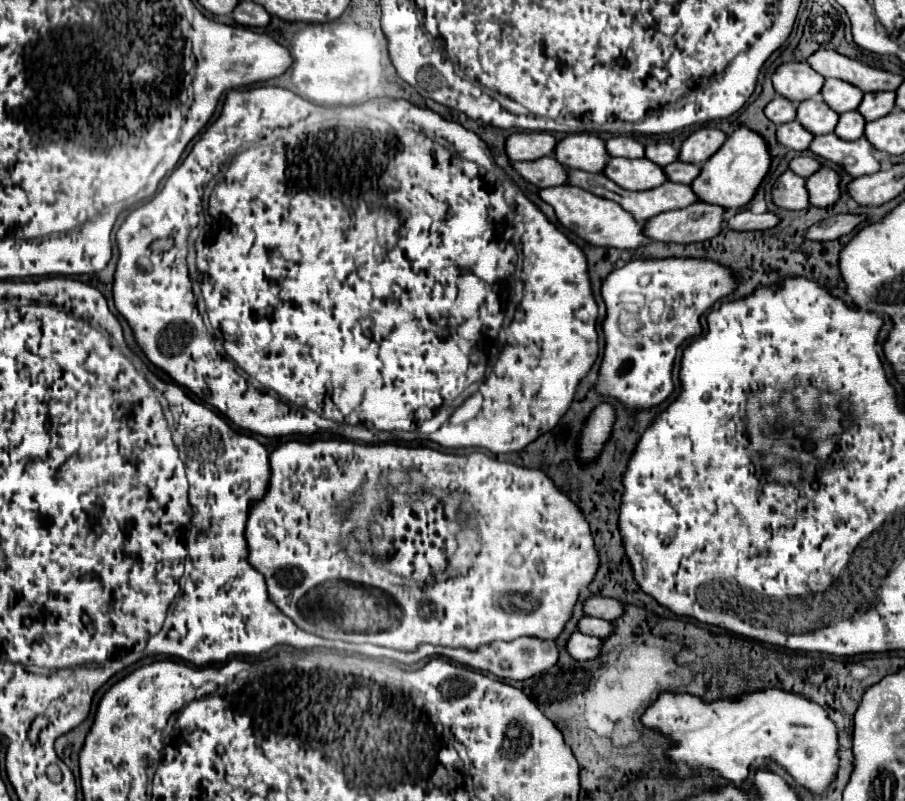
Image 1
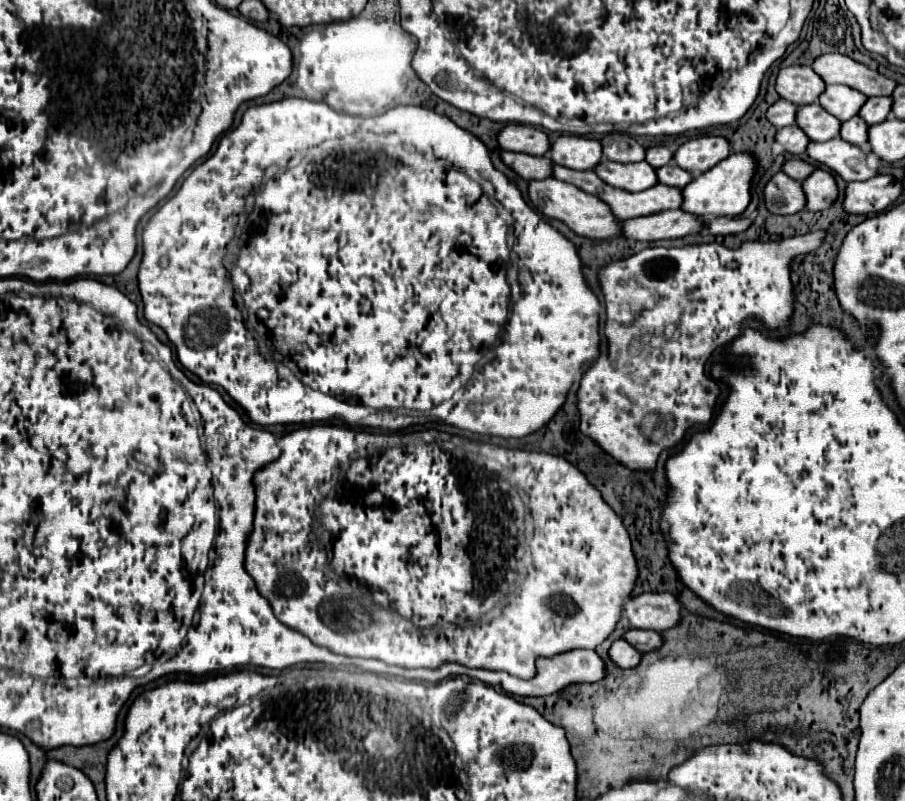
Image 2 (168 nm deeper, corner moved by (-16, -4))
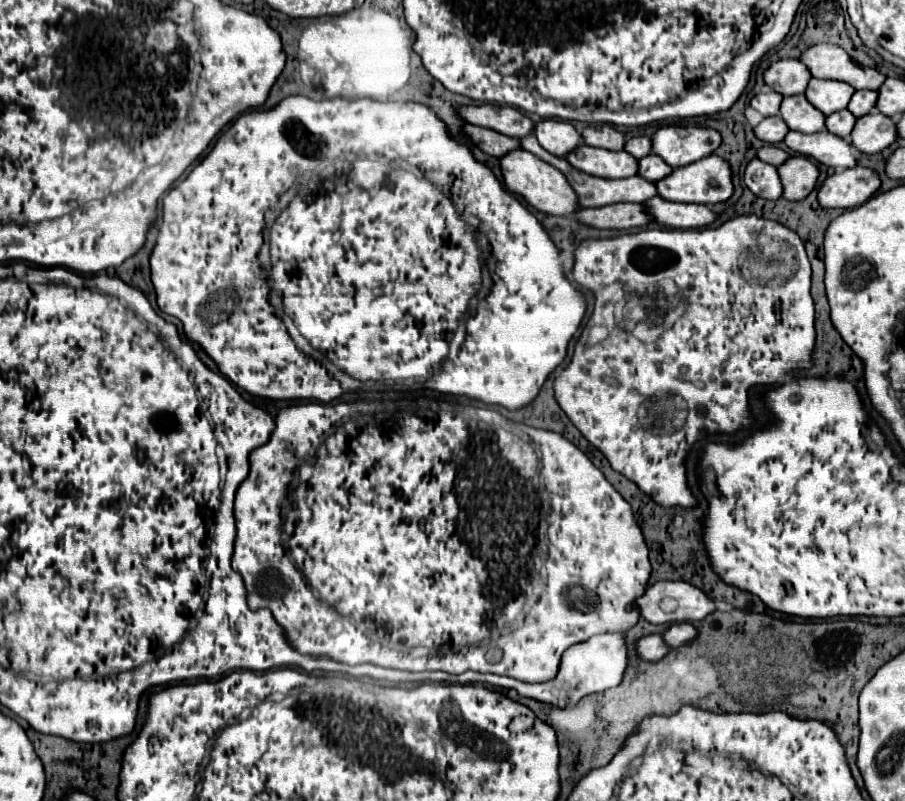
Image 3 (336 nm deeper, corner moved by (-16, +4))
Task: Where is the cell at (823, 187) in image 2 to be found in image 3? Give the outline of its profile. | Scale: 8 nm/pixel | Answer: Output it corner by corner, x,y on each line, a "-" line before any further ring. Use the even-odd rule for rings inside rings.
792,156
788,162
778,166
784,198
788,200
804,200
812,190
816,190
820,168
812,160
804,156

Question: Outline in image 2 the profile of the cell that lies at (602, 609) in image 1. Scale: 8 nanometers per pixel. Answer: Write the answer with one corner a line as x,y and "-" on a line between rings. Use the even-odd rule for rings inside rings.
670,592
634,596
628,600
628,606
624,610
632,628
642,630
664,632
678,626
682,620
682,604

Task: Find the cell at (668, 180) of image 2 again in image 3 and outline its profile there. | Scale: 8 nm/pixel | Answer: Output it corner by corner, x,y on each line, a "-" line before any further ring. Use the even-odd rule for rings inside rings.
650,154
650,156
646,156
646,158
640,160
638,174
642,178
650,180
650,182
656,182
656,180
668,176
670,172
672,172
672,168
664,160
660,160
660,156
656,156
656,154

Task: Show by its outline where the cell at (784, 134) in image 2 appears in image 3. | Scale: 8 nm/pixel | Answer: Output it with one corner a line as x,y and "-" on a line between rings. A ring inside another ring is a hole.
770,116
770,118
764,118
756,128
754,128
754,134
768,142
768,144
780,144
784,142
784,136
790,132
790,128
784,124
784,120
780,120
780,116

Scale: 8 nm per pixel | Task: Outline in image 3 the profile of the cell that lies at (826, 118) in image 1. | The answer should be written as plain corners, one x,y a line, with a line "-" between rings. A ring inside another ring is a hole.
802,94
784,98
782,106
780,106
780,116
788,124
788,128
796,130
796,132
812,134
812,132
824,130
826,116
820,114
818,108
808,104
806,96
802,96

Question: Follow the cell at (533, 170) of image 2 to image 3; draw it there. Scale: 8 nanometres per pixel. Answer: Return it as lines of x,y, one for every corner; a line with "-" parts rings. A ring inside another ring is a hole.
466,124
464,126
466,134
476,142
476,146
490,154
490,156
506,156
508,152
514,152
514,150
520,150
520,140
514,140
510,136
504,136
500,132
494,132
494,130
488,130
488,128
480,128
480,126
472,126
472,124

